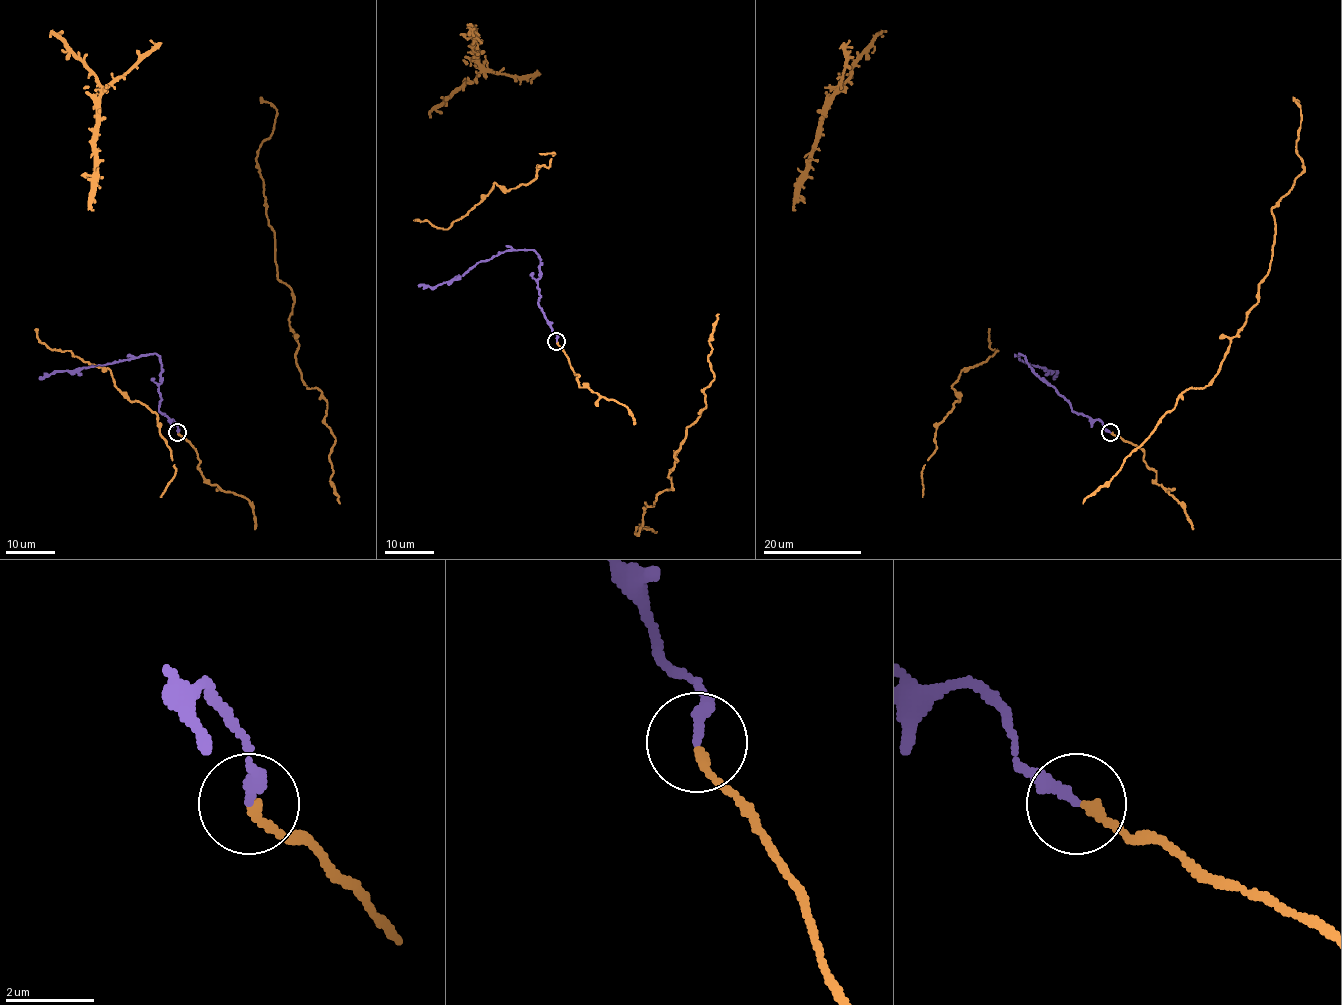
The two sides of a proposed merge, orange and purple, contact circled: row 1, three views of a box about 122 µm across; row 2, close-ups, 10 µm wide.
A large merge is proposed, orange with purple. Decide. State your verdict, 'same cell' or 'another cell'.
same cell

